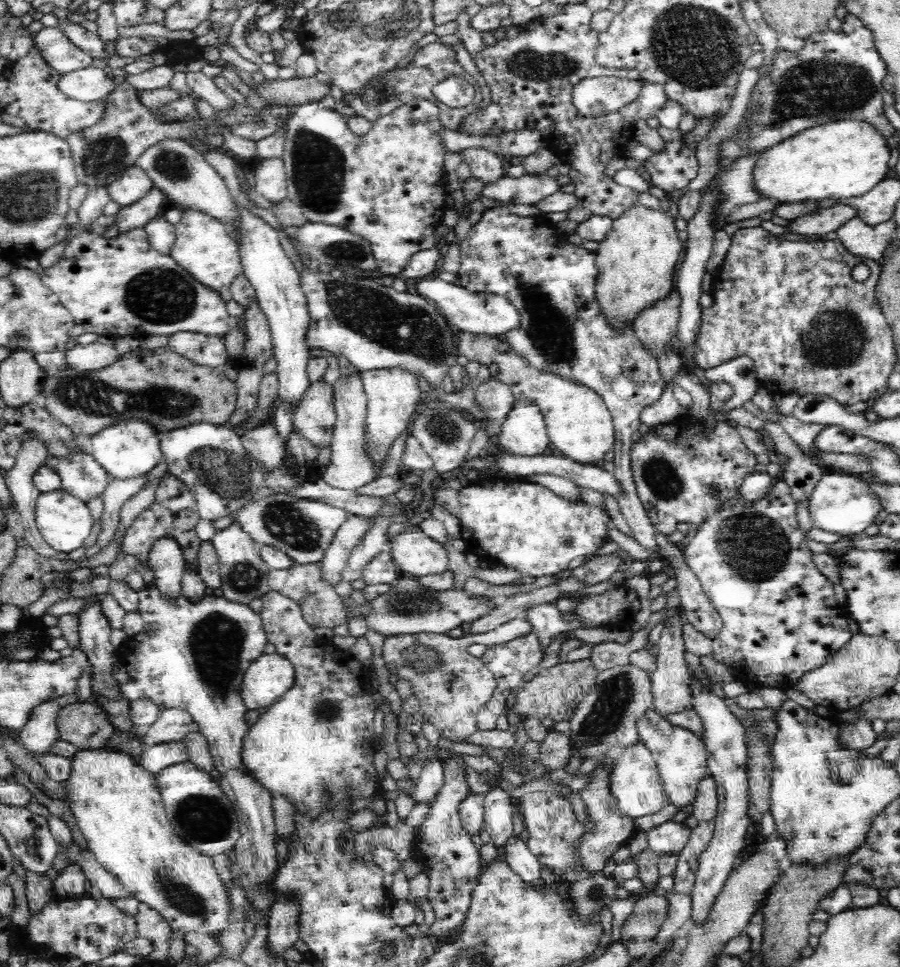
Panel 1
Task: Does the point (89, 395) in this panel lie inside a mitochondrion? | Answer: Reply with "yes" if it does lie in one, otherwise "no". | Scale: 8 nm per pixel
yes

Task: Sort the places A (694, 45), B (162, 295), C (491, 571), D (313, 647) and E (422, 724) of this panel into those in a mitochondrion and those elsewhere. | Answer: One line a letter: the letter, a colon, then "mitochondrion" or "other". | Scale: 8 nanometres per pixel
A: mitochondrion
B: mitochondrion
C: other
D: other
E: other

